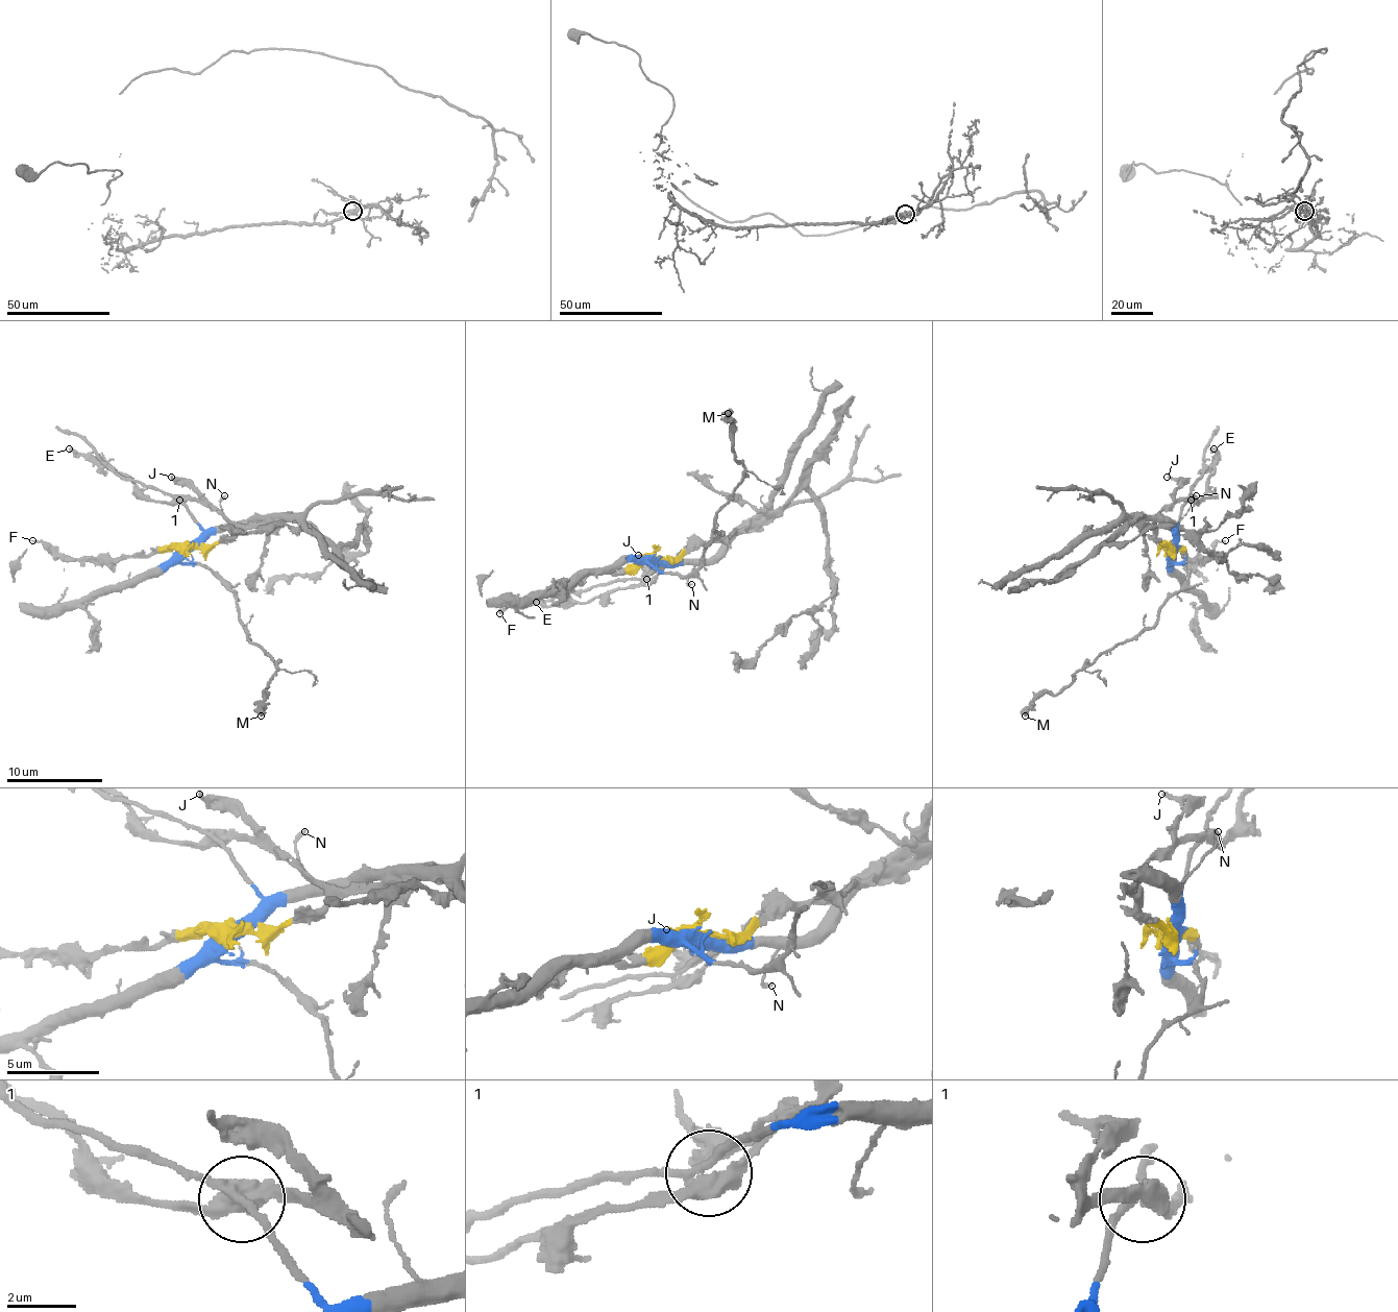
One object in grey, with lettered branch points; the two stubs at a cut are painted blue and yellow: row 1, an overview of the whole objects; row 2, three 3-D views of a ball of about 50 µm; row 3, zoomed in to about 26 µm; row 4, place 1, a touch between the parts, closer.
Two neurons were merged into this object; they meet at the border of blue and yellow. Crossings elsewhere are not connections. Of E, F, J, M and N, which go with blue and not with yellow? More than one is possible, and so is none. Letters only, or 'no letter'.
M, N

